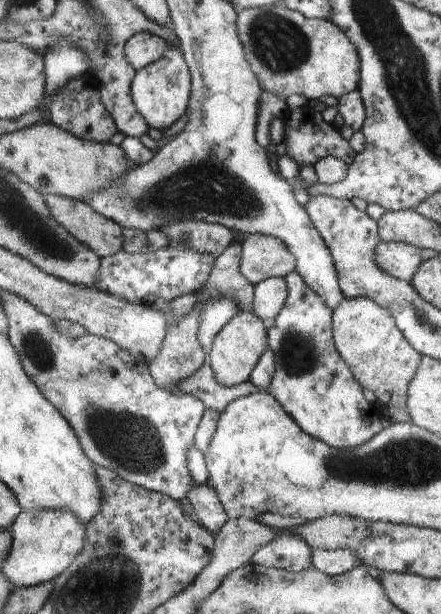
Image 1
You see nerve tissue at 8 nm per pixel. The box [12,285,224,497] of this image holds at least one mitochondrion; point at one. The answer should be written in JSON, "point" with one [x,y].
{"point":[131,442]}

